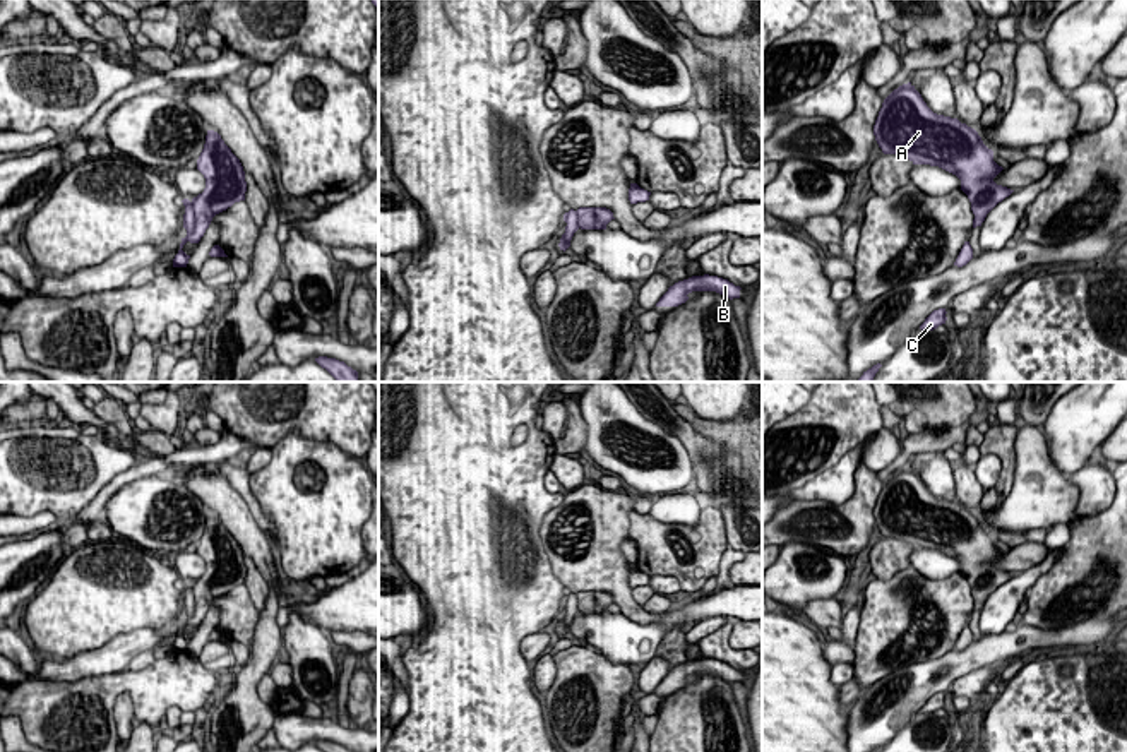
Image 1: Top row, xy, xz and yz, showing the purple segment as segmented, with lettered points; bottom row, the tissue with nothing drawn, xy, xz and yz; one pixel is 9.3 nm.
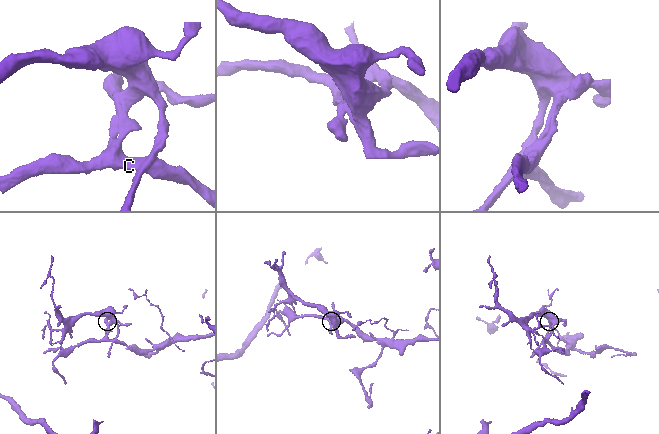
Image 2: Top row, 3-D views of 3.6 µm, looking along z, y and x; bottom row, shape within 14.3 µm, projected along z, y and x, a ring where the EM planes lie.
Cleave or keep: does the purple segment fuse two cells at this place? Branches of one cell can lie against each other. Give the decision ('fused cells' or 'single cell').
fused cells

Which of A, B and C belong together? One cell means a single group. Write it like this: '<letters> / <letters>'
A B / C

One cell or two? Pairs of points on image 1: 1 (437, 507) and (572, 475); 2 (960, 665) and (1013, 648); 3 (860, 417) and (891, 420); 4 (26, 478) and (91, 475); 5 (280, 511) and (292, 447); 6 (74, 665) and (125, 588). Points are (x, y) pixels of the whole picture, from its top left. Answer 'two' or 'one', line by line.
1: two
2: one
3: two
4: one
5: one
6: two

